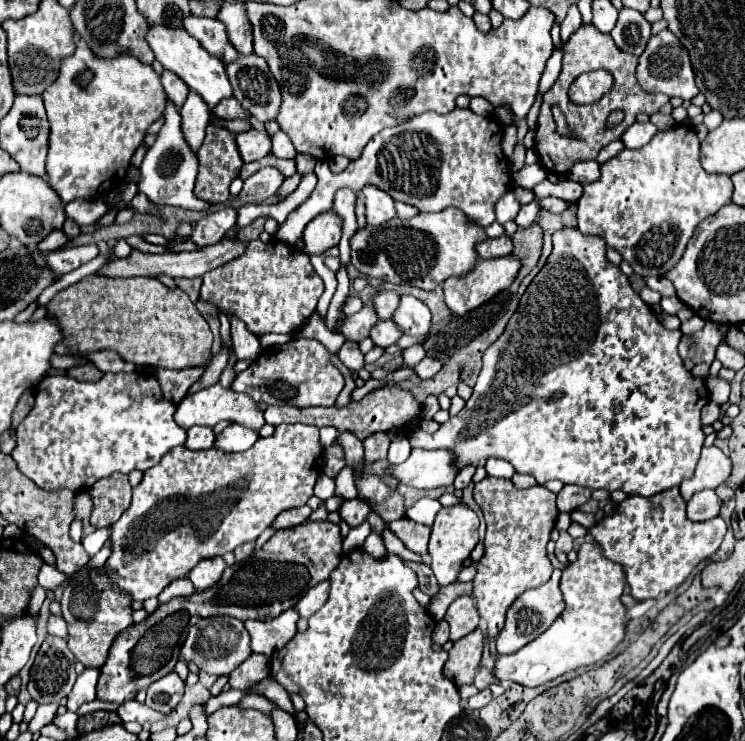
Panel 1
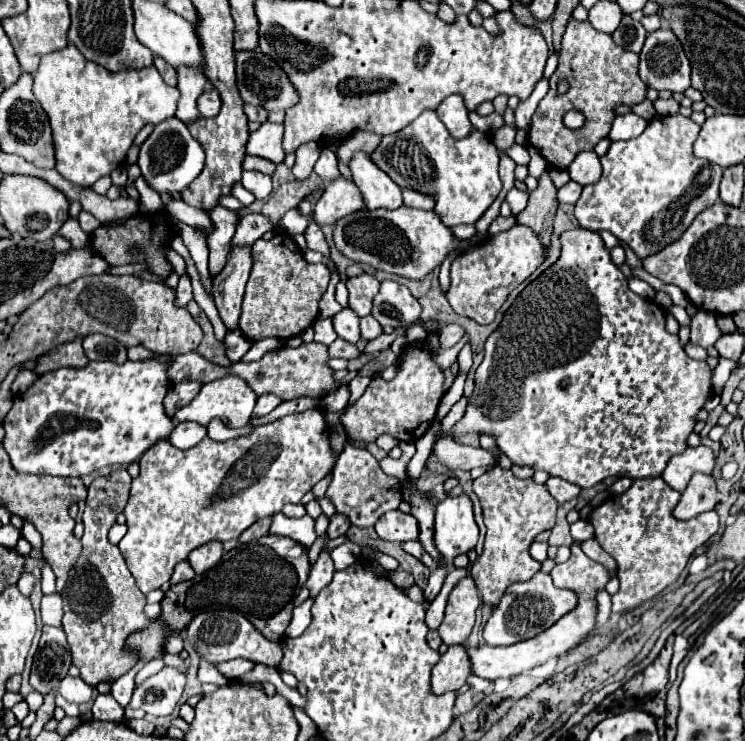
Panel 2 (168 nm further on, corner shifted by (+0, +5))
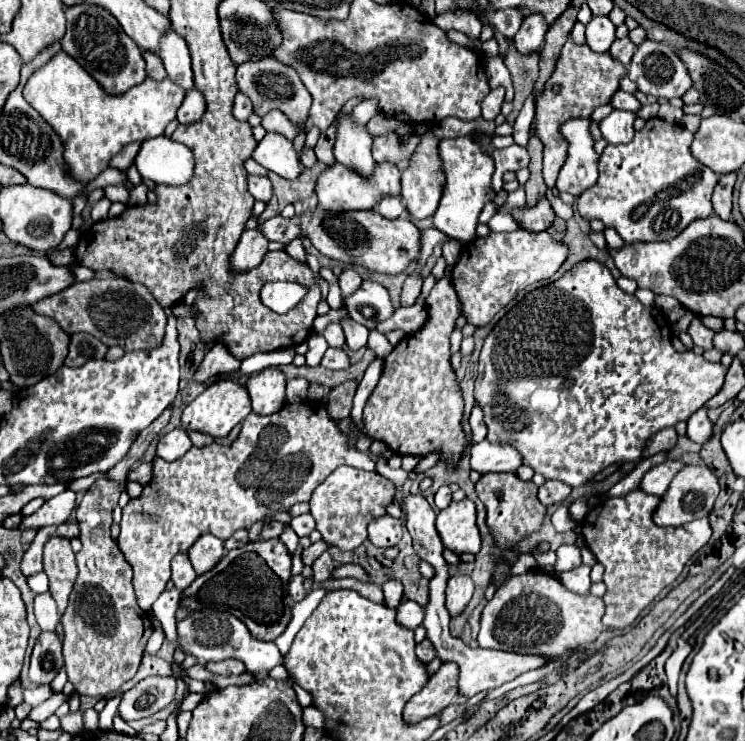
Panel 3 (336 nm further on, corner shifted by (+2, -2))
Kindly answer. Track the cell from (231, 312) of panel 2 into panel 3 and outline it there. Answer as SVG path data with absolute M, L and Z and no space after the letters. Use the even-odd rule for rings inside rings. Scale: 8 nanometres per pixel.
M245 229L231 255L231 267L237 271L257 267L267 253L267 243L269 243L267 237L261 235L259 229Z

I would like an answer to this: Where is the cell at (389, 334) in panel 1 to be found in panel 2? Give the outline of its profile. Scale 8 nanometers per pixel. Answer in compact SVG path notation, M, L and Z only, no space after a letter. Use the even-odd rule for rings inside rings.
M363 316L361 318L361 336L365 340L373 340L373 338L377 338L381 334L383 334L383 328L373 316Z

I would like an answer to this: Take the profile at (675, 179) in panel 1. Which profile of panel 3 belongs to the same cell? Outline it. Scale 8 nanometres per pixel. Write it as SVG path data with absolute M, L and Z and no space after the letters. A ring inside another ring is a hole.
M653 117L649 121L645 121L645 127L641 131L635 133L633 141L625 143L625 145L607 145L605 151L601 153L601 159L599 159L599 179L593 187L589 187L587 191L583 191L577 199L577 211L583 219L587 221L593 221L593 219L601 219L607 227L613 227L625 243L631 243L631 241L665 241L665 239L673 239L675 235L679 235L691 221L695 219L705 219L713 213L713 207L711 207L711 193L713 193L713 187L717 185L717 175L705 167L703 163L699 163L693 155L691 155L691 141L693 141L693 133L689 133L683 125L679 123L665 123L663 119L659 117Z

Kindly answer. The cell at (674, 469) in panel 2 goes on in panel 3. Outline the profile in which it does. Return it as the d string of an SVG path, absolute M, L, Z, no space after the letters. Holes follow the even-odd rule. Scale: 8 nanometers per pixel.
M667 459L667 461L651 467L651 469L643 475L643 479L641 479L641 483L639 483L639 489L645 491L645 493L653 493L653 495L659 495L659 497L661 497L661 495L667 491L667 487L669 487L671 479L675 477L675 473L681 469L681 465L683 465L683 463L679 463L679 461Z

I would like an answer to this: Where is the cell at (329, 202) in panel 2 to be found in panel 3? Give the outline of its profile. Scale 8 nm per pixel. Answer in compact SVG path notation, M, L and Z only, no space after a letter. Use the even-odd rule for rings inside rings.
M385 161L385 163L375 163L375 169L369 177L361 177L357 171L341 163L335 163L319 175L315 193L319 199L319 207L323 211L341 213L341 211L353 211L353 209L373 209L385 195L389 197L401 195L401 173L393 163Z

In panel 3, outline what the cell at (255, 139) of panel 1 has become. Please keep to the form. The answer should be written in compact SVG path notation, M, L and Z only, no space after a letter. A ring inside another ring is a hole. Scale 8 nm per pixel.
M265 135L265 139L257 145L253 159L287 181L297 179L301 173L299 153L283 135Z

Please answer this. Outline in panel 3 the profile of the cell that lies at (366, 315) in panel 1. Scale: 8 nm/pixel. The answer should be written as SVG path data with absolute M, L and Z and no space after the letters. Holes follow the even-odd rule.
M329 323L321 335L329 343L329 347L343 347L345 345L345 337L343 337L339 323Z

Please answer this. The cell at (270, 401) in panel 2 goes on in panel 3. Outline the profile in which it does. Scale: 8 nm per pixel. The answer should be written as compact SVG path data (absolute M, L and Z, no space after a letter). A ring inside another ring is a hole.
M267 367L247 379L245 387L253 401L253 411L259 415L275 413L285 403L285 373L277 367Z

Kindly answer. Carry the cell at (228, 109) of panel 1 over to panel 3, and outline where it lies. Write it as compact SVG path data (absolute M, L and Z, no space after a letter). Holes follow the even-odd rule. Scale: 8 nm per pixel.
M191 89L185 95L185 101L177 111L177 121L179 123L195 123L203 113L205 113L205 99L197 89Z

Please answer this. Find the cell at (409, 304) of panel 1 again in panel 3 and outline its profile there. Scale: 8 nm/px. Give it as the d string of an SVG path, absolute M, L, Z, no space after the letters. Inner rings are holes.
M365 279L361 283L361 287L345 299L345 309L353 321L365 325L367 329L373 329L379 321L385 321L393 315L393 307L391 307L387 289L369 279ZM365 305L373 309L373 317L369 317L369 319L361 313L361 307L365 307Z

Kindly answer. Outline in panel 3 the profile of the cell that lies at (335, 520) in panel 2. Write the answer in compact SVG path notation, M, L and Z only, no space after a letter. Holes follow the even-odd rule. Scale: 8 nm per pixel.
M317 541L317 543L313 543L311 547L307 547L307 549L303 549L301 551L301 559L303 559L303 565L311 565L323 551L327 551L329 549L329 545L325 543L325 541Z

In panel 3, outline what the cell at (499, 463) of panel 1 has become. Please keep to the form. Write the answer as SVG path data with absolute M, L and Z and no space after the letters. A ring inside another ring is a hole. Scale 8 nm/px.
M475 403L469 415L469 425L473 429L473 441L479 443L485 439L485 421L483 421L483 409Z

